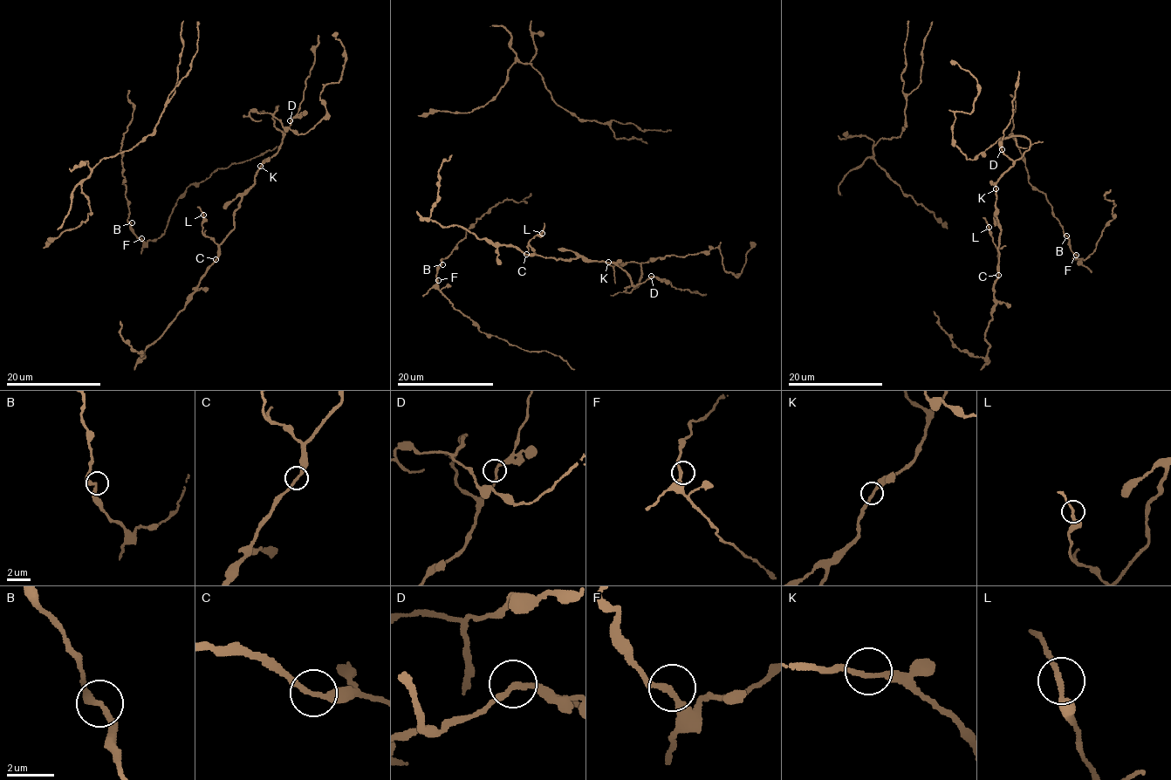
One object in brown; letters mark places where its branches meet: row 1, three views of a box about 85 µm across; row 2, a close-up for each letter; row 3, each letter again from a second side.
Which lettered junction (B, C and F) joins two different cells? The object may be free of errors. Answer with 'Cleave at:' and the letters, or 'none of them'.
Cleave at: none of them

